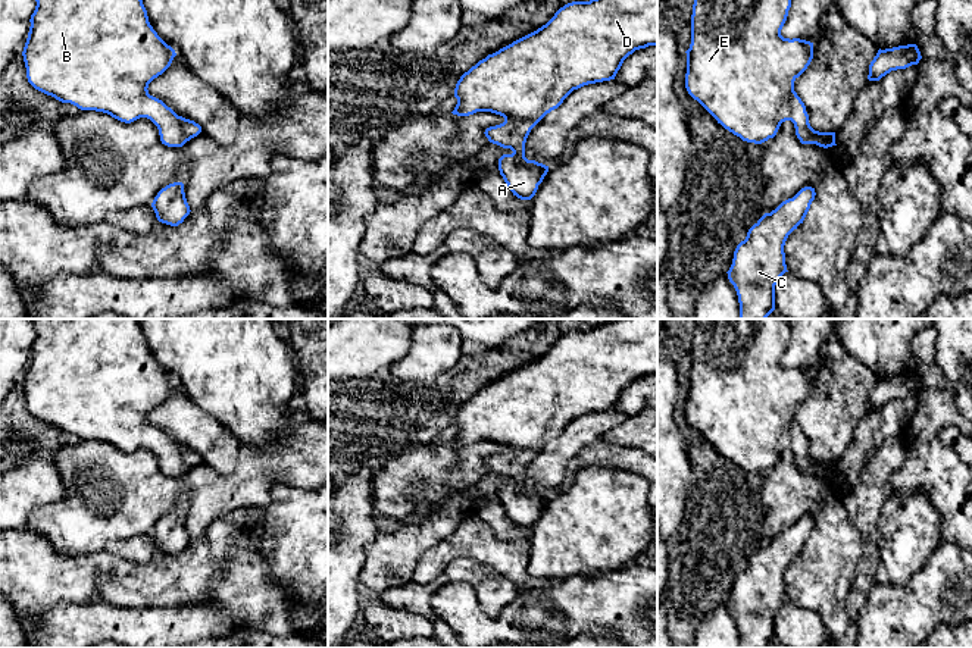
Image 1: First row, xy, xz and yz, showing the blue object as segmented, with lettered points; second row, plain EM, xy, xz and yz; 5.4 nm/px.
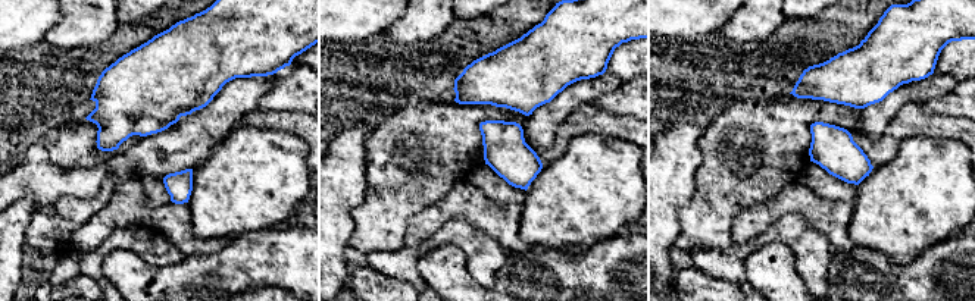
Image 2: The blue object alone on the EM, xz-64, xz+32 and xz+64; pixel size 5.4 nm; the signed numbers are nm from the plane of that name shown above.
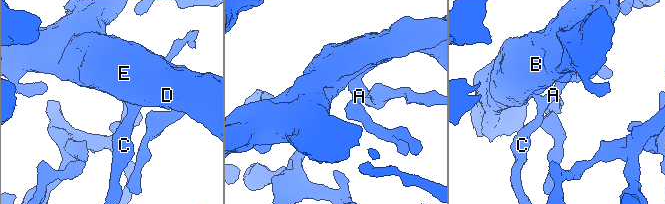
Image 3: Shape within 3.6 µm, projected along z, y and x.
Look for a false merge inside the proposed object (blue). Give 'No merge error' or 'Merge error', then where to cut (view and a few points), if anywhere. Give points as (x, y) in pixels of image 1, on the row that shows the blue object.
No merge error. No split

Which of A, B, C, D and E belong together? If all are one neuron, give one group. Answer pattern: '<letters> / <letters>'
A B C D E

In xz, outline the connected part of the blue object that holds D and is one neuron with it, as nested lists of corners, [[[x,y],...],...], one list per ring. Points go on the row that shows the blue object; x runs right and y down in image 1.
[[[657,0],[572,1],[537,31],[488,54],[456,84],[457,104],[453,115],[469,116],[491,112],[504,122],[485,129],[490,143],[510,148],[498,159],[504,182],[521,200],[531,200],[548,172],[548,166],[525,157],[531,129],[573,91],[588,84],[615,79],[623,60],[635,50],[657,46]]]

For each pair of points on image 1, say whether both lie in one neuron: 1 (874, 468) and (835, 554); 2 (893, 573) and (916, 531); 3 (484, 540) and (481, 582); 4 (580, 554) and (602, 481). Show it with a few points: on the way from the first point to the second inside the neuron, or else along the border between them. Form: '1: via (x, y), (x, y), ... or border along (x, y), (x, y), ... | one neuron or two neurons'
1: border along (841, 500), (849, 520), (860, 535), (862, 554) | two neurons
2: via (897, 563), (906, 541) | one neuron
3: border along (447, 563), (472, 557), (512, 582) | two neurons
4: via (583, 537), (602, 517), (602, 498) | one neuron

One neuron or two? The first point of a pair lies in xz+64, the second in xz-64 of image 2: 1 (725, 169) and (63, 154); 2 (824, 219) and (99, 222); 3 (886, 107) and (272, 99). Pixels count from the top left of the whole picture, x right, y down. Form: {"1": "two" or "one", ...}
{"1": "one", "2": "one", "3": "two"}

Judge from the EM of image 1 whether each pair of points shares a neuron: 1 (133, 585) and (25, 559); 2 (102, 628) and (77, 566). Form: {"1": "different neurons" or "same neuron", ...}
{"1": "same neuron", "2": "different neurons"}

